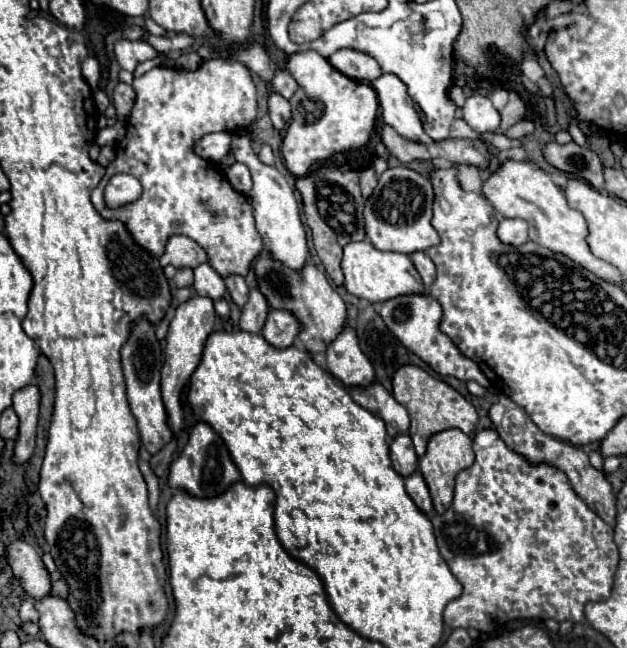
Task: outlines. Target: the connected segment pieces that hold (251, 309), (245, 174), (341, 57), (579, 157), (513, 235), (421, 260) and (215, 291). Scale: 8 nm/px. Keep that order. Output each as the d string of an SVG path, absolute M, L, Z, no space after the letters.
M253 287L249 293L249 301L241 311L239 327L243 327L243 331L261 333L263 323L267 319L267 313L269 313L269 305L267 305L265 295L259 291L259 287Z
M233 163L227 171L227 179L229 183L235 187L235 191L247 195L251 189L251 173L247 169L245 163Z
M339 49L337 53L329 57L329 63L335 69L339 69L343 75L357 79L357 81L365 81L365 83L381 75L379 63L367 53L361 53L355 49Z
M547 143L543 147L545 151L545 159L561 169L567 171L579 179L585 179L587 183L591 183L591 187L595 189L603 189L603 165L597 157L597 153L579 147L577 143L567 143L567 145L557 145L557 143Z
M501 219L497 227L497 237L513 247L527 243L527 223L523 219Z
M423 251L411 253L411 259L413 259L413 265L415 265L417 273L419 273L421 279L423 279L425 289L427 289L427 287L433 283L433 279L435 279L435 265L433 265L433 261L431 261Z
M201 263L193 271L195 271L195 283L193 283L193 287L195 287L197 295L207 295L213 301L223 297L223 293L225 293L225 281L223 281L223 277L209 263Z

